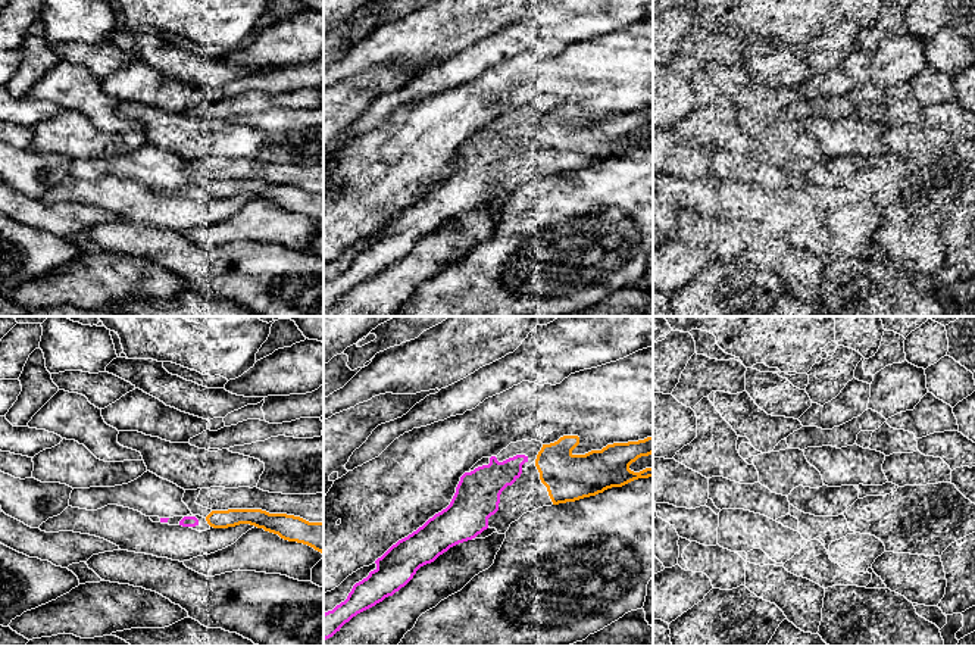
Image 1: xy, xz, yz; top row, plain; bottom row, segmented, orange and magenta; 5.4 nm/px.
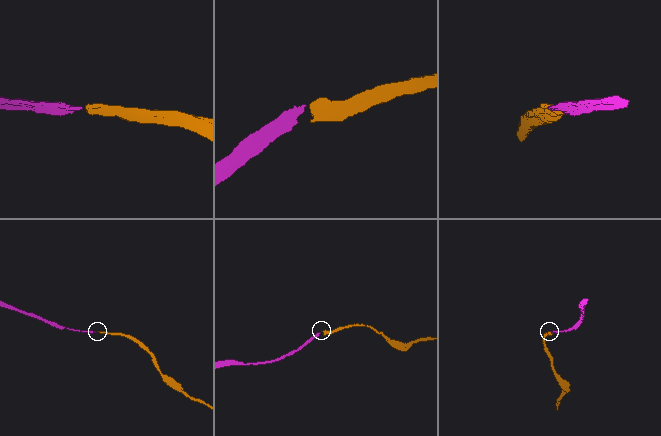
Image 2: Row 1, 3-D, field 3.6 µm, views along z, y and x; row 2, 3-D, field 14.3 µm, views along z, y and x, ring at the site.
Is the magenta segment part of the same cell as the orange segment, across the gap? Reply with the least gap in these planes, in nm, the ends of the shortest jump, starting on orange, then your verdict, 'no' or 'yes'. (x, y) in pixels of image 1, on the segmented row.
50 nm apart; from orange across xy (206, 520), (197, 520); yes

